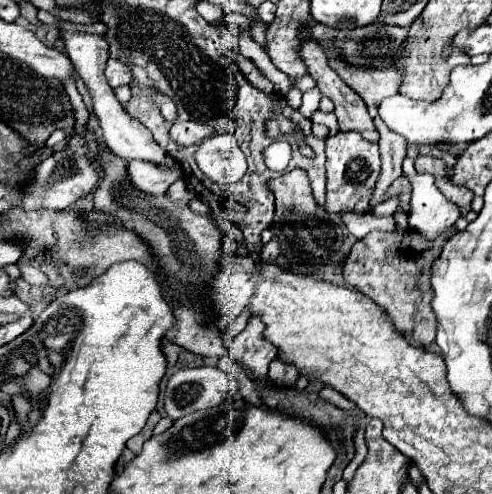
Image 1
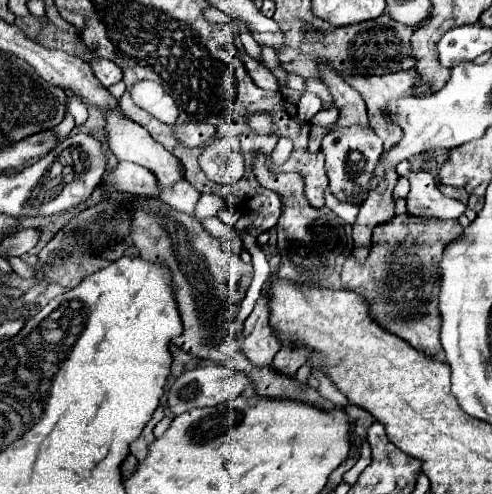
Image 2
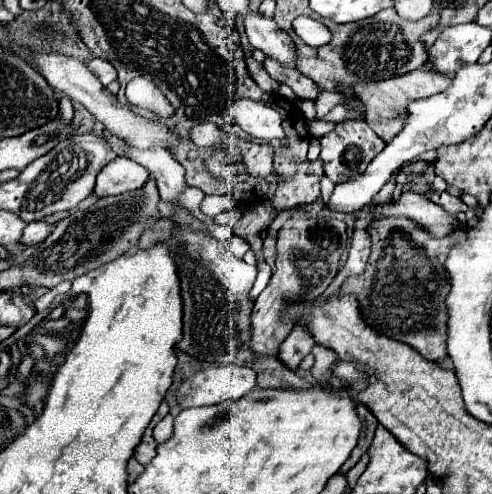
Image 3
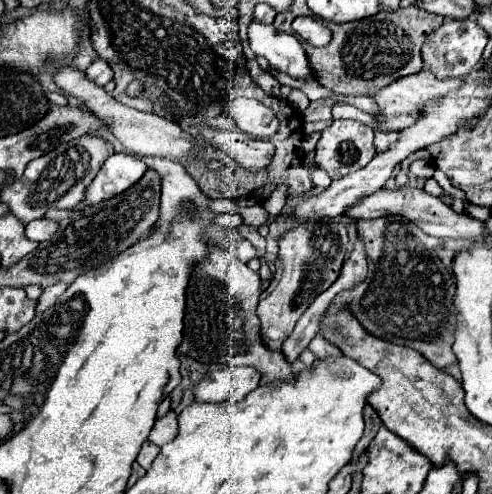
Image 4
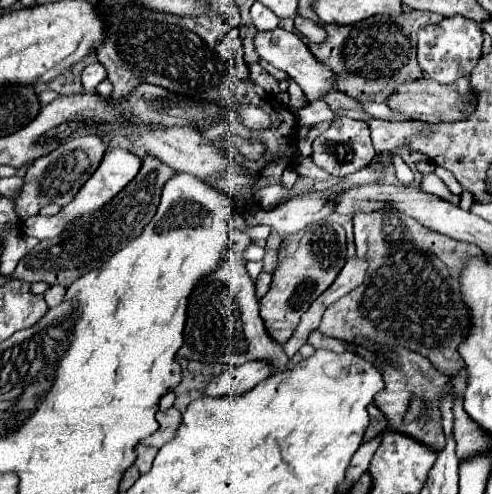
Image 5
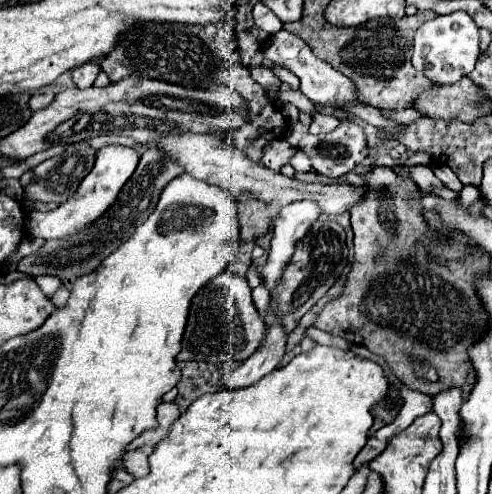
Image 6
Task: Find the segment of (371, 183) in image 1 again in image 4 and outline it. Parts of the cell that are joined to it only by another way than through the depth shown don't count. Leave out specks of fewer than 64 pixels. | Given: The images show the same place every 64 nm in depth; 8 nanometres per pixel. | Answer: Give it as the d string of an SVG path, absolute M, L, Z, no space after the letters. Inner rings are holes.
M334 120L330 128L326 128L316 146L316 166L328 172L332 180L344 178L360 168L364 168L376 156L374 146L374 130L366 124L354 120Z

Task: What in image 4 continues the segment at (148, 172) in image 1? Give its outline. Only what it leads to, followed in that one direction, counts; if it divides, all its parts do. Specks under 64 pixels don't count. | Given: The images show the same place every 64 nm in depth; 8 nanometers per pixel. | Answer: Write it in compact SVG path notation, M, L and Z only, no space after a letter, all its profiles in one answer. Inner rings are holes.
M112 154L88 186L84 200L92 206L108 196L116 196L126 188L134 186L140 176L144 176L144 172L146 164L140 158L130 154Z

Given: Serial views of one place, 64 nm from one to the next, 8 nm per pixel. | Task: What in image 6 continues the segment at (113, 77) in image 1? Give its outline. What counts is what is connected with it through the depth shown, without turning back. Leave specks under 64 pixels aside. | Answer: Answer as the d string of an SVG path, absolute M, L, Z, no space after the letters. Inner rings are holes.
M88 62L88 64L72 70L72 78L78 88L90 88L98 74L100 74L100 66L96 62Z

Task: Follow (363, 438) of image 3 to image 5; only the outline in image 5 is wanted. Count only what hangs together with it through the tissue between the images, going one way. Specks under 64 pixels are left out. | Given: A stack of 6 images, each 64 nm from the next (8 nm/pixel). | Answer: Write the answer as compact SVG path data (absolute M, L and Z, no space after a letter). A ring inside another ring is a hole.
M370 404L370 406L368 406L368 416L370 416L370 424L368 424L366 432L364 432L364 442L368 442L368 440L376 438L376 436L378 436L378 434L388 426L388 422L386 422L384 414L382 414L374 404Z

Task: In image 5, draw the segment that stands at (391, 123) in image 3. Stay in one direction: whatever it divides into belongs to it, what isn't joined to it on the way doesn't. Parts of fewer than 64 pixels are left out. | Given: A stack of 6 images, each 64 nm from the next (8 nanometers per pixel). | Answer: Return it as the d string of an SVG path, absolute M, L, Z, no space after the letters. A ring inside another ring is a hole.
M420 78L412 82L400 84L386 100L386 106L390 110L402 114L404 120L418 120L418 122L432 122L432 120L444 120L444 122L456 122L462 120L466 114L474 110L474 106L468 112L452 112L452 104L458 104L460 100L466 100L470 96L470 80L460 78L454 84L438 84L430 78Z

